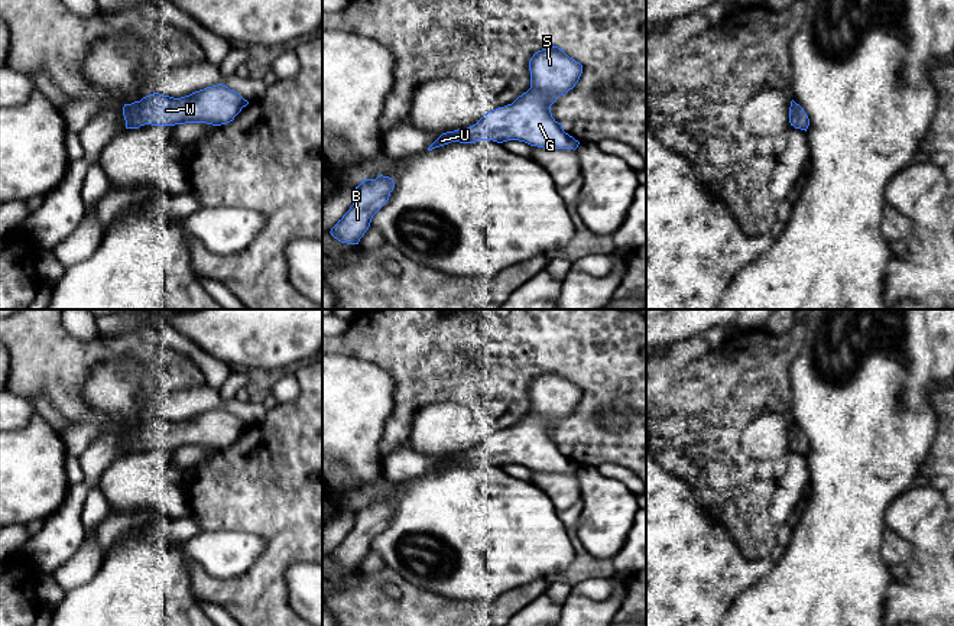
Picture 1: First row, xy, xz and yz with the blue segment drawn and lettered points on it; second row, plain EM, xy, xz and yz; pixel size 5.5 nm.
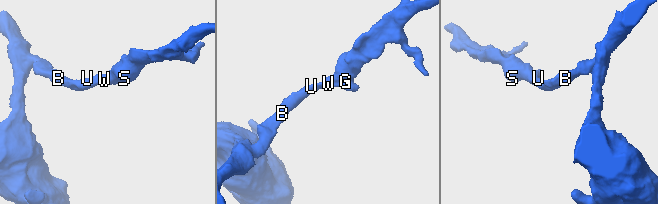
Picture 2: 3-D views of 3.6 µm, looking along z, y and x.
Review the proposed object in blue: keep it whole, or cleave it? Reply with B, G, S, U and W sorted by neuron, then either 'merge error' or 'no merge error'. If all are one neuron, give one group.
B G S U W; no merge error

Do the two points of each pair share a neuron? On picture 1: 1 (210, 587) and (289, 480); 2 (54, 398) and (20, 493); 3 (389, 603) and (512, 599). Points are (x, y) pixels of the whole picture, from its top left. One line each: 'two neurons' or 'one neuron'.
1: one neuron
2: two neurons
3: one neuron

